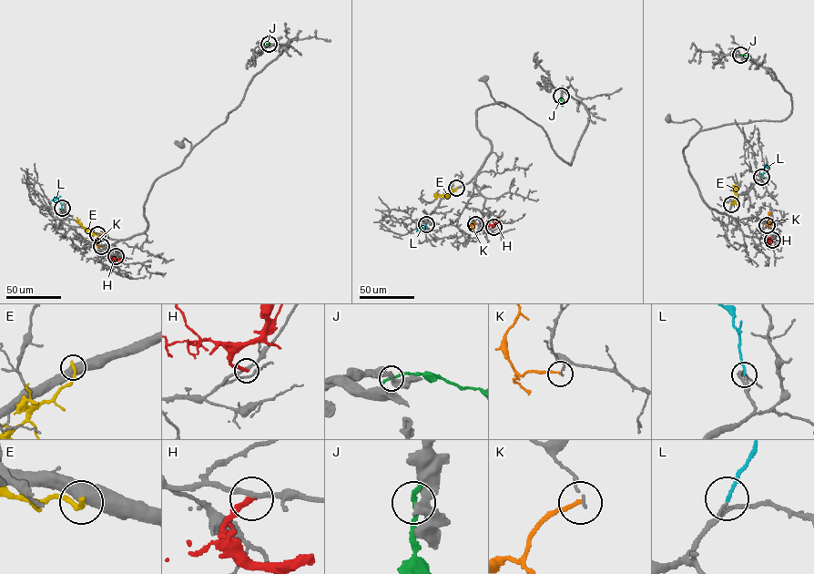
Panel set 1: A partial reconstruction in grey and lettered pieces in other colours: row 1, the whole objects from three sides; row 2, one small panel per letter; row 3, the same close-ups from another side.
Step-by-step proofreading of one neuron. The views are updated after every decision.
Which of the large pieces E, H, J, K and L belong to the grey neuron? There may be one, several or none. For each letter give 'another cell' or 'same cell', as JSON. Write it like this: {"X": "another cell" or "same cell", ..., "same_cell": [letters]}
{"E": "another cell", "H": "another cell", "J": "another cell", "K": "another cell", "L": "same cell", "same_cell": ["L"]}

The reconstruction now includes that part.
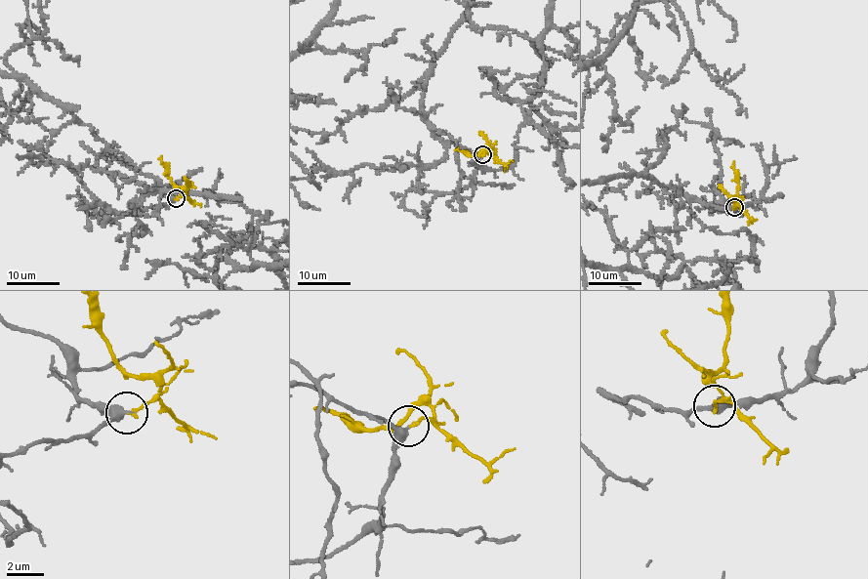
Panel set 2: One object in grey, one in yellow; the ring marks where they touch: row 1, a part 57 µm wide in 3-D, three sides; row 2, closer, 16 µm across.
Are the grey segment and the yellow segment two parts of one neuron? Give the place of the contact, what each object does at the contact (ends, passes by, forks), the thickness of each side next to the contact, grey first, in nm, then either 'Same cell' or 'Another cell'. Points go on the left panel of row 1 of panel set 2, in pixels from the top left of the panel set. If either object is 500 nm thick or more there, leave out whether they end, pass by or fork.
Place: (176, 198). At the ring grey passes by. At the ring yellow ends. Thickness 360 nm (grey) against 150 nm. Same cell

